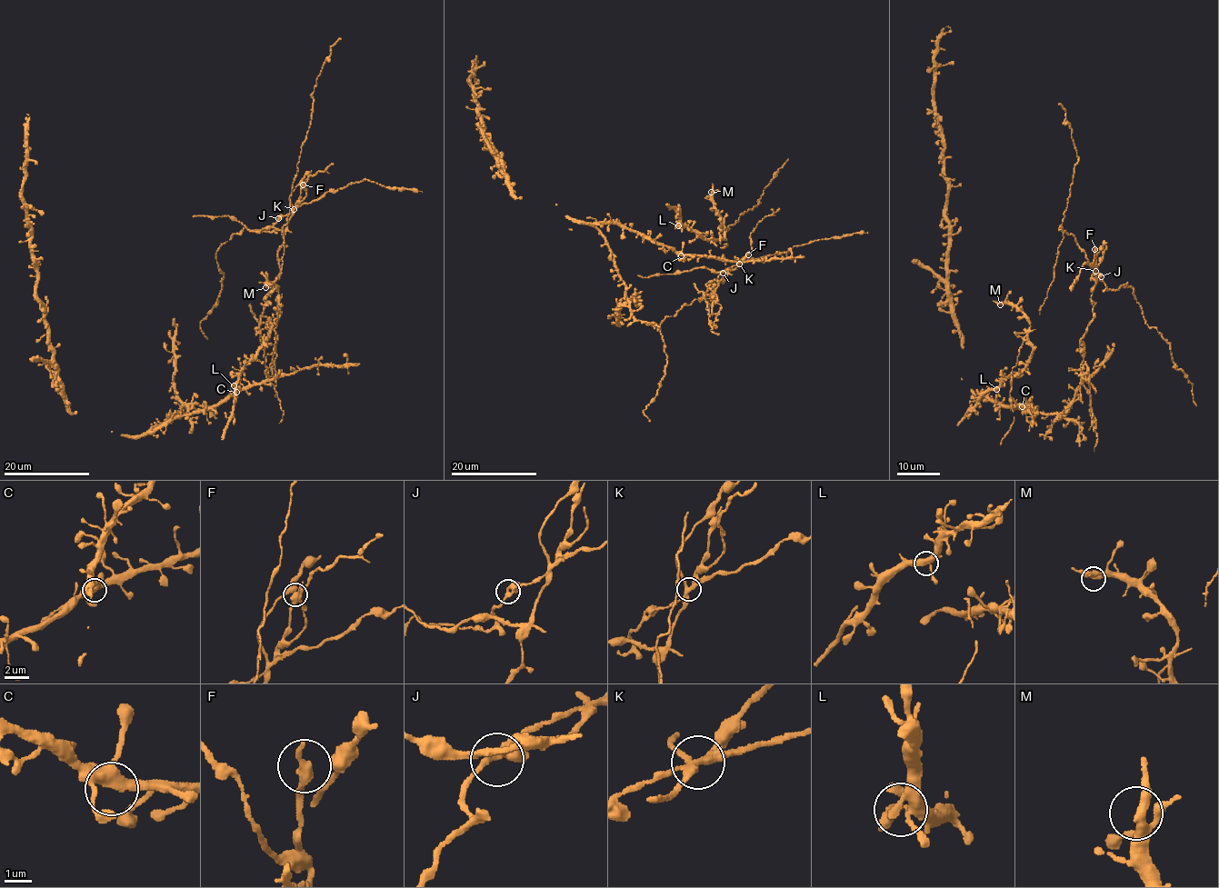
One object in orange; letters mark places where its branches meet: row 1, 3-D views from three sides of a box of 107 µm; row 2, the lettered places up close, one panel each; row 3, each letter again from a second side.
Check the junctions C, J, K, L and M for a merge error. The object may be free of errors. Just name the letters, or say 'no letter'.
K

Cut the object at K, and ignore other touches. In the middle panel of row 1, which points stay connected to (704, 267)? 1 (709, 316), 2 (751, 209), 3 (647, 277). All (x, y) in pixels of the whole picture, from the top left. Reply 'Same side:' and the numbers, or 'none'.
Same side: 1, 3

